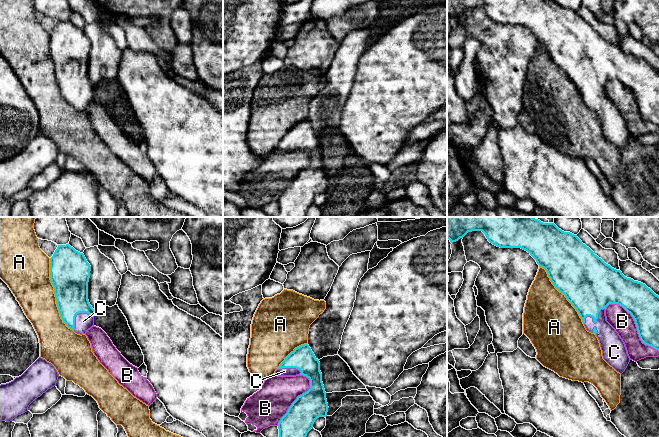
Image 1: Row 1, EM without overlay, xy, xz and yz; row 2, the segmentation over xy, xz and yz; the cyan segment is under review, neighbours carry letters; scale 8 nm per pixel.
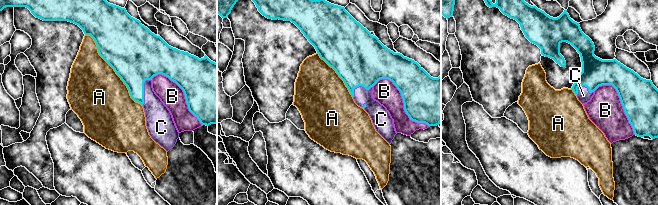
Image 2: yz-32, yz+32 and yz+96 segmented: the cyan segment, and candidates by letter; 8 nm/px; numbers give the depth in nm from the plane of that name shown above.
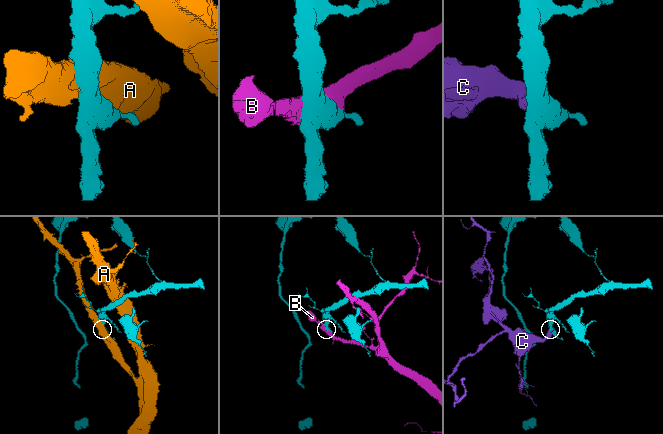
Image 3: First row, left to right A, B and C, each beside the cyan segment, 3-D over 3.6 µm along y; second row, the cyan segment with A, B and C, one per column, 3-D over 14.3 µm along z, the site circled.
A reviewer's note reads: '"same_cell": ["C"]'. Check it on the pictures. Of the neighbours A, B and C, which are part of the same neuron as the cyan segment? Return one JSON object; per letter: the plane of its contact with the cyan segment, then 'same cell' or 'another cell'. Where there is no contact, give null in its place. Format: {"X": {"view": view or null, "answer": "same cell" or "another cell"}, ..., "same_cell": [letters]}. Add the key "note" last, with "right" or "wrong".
{"A": {"view": "xy", "answer": "another cell"}, "B": {"view": "yz", "answer": "another cell"}, "C": {"view": "yz", "answer": "same cell"}, "same_cell": ["C"], "note": "right"}

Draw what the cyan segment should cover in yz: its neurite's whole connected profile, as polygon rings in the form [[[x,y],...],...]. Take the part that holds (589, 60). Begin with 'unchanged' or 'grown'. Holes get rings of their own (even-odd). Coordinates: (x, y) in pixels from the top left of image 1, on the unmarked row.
grown; [[[447,0],[447,14],[451,19],[463,14],[468,8],[482,7],[488,17],[500,24],[521,24],[527,27],[544,44],[555,64],[565,71],[578,88],[587,107],[594,109],[599,116],[603,135],[622,150],[630,134],[624,118],[615,105],[606,97],[605,85],[609,80],[622,82],[633,93],[640,116],[645,121],[659,127],[659,72],[645,60],[625,53],[620,46],[612,44],[570,8],[564,8],[555,0]]]

